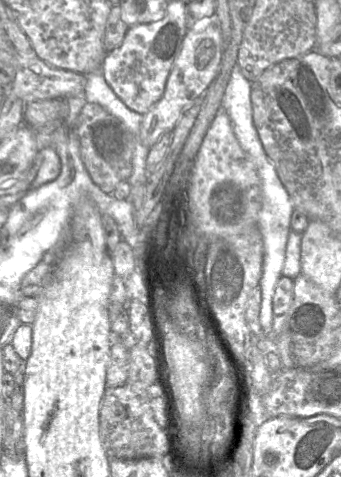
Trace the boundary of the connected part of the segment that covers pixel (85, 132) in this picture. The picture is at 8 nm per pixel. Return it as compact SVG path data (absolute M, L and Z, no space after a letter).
M86 102L75 123L80 143L81 159L93 182L112 194L120 181L127 180L133 171L135 139L130 130L117 117L96 103Z

